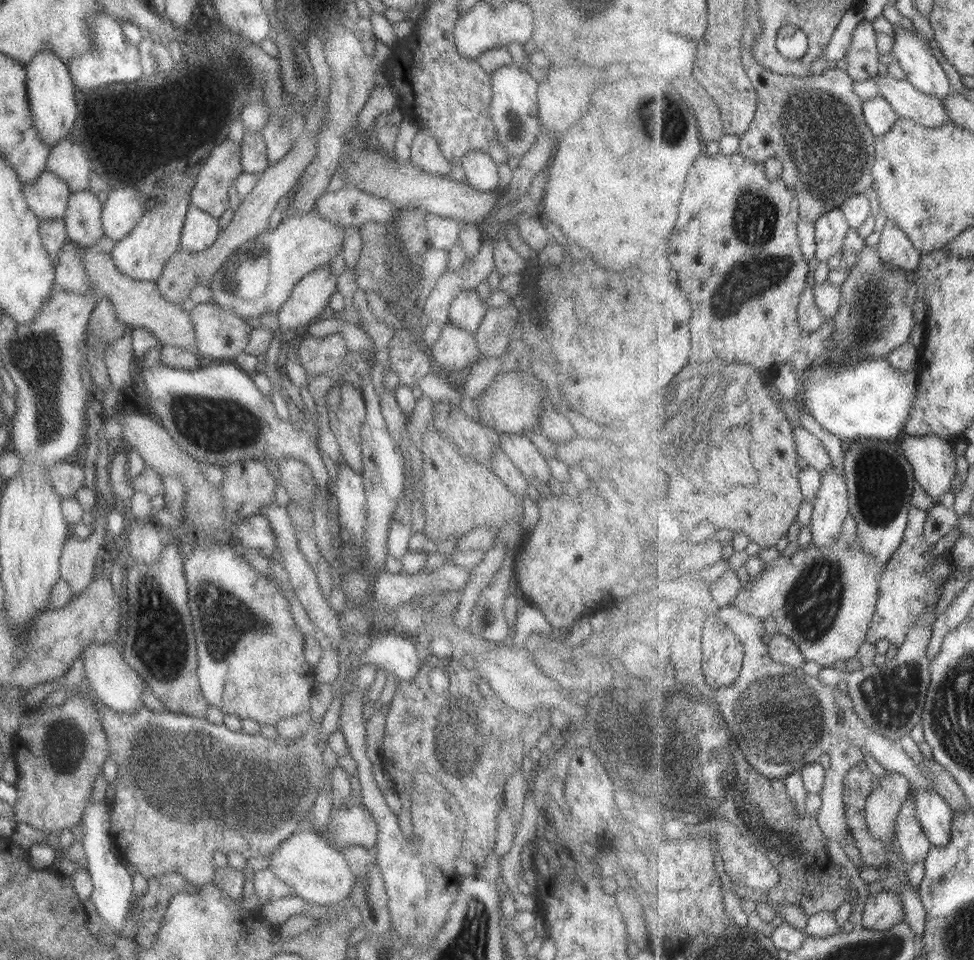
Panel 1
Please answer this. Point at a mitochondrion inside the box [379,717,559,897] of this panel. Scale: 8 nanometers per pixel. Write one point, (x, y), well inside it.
(452, 740)

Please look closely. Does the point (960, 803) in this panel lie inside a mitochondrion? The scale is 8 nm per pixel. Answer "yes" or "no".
no

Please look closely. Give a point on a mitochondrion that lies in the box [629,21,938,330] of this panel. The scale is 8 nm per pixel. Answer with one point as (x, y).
(822, 129)

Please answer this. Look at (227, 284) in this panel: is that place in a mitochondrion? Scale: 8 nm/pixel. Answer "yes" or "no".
no

